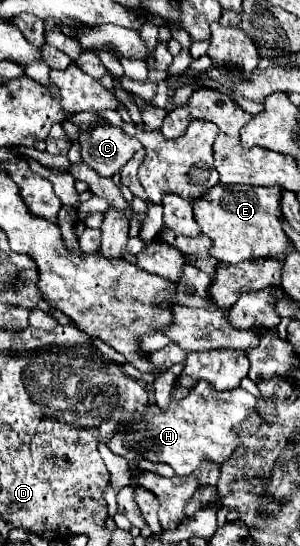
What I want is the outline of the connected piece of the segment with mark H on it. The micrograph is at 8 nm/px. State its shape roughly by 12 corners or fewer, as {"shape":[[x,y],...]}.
{"shape":[[200,379],[164,411],[150,401],[112,453],[190,475],[232,457],[258,399]]}

